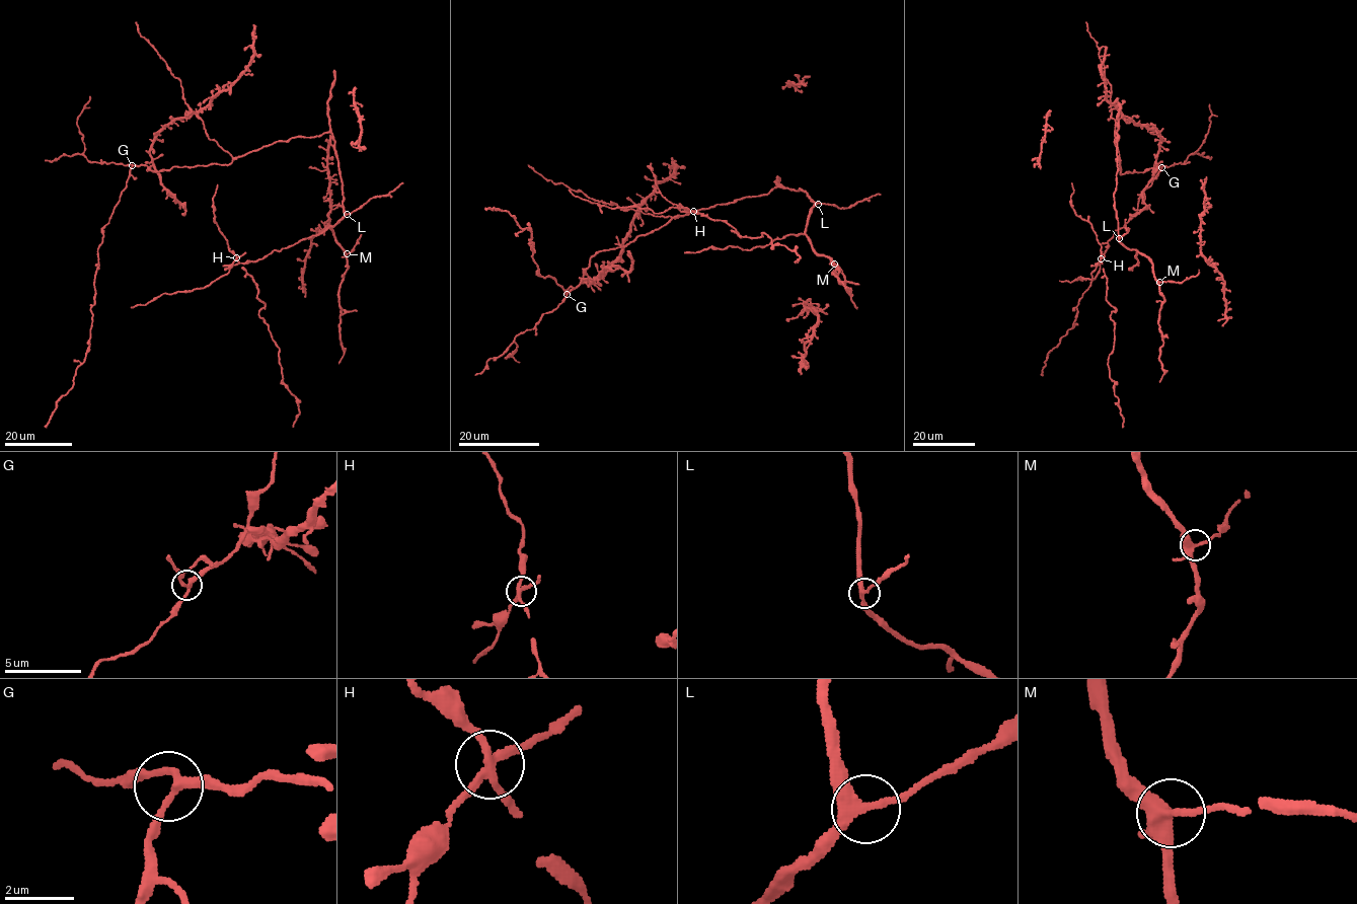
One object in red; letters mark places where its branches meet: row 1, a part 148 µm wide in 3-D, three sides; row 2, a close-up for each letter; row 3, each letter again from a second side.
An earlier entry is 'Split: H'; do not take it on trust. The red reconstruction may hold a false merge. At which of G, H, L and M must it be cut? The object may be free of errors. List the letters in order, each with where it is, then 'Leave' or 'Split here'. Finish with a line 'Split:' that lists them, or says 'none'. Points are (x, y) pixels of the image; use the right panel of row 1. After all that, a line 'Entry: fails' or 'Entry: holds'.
G: Place: (1161, 167). Leave
H: Place: (1101, 258). Split here
L: Place: (1119, 238). Leave
M: Place: (1159, 282). Leave
Split: H
Entry: holds

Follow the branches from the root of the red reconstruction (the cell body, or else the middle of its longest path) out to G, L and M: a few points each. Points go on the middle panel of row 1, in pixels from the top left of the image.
G: (723, 204), (677, 216), (657, 229), (637, 235), (624, 246), (596, 251), (590, 258), (582, 281), (567, 294)
L: (723, 204), (768, 195), (774, 187), (800, 189), (818, 204)
M: (723, 204), (768, 195), (774, 187), (805, 192), (816, 204), (805, 234), (818, 254), (834, 264)

